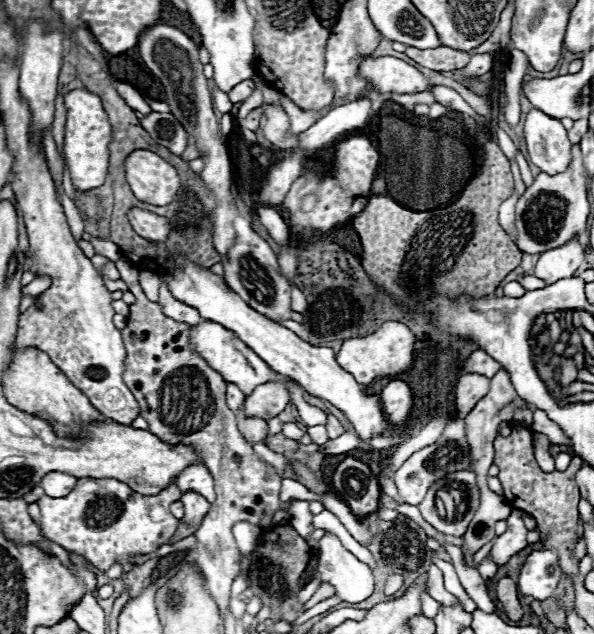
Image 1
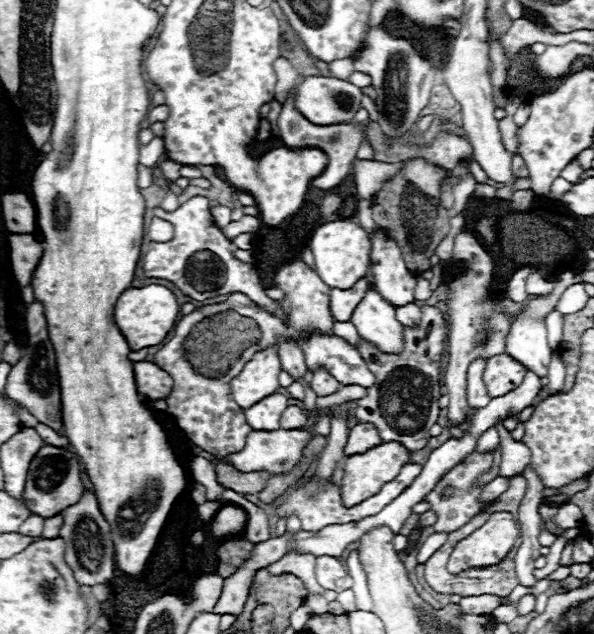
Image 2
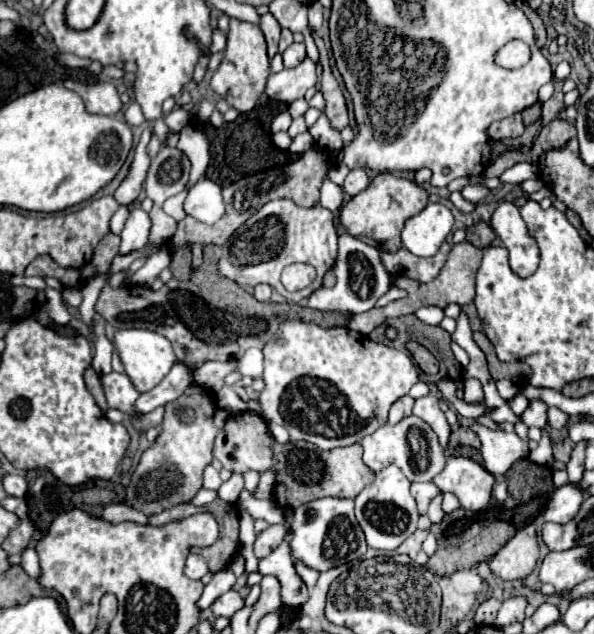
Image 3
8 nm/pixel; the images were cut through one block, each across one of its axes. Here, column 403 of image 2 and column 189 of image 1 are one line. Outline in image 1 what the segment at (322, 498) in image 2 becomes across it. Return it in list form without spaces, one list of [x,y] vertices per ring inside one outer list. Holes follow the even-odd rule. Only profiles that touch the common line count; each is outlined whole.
[[[194,464],[190,468],[186,468],[178,478],[176,478],[176,486],[180,488],[182,494],[186,492],[198,492],[200,496],[204,496],[208,502],[216,500],[216,492],[214,492],[214,480],[208,472],[208,468],[204,464]]]

